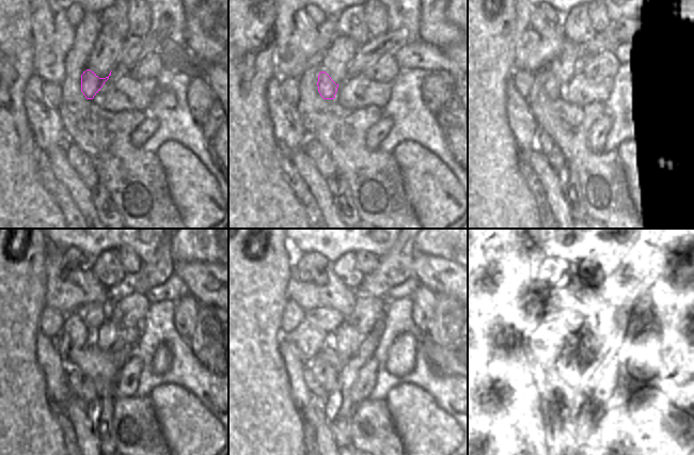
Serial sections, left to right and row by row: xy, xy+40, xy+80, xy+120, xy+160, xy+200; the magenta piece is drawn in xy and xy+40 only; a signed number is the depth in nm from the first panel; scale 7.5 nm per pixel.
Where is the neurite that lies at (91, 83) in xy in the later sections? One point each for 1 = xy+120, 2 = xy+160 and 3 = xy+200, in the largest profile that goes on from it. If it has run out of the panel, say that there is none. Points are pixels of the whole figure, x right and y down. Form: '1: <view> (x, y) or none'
1: xy+120 (74, 333)
2: xy+160 (308, 341)
3: xy+200 (545, 342)

